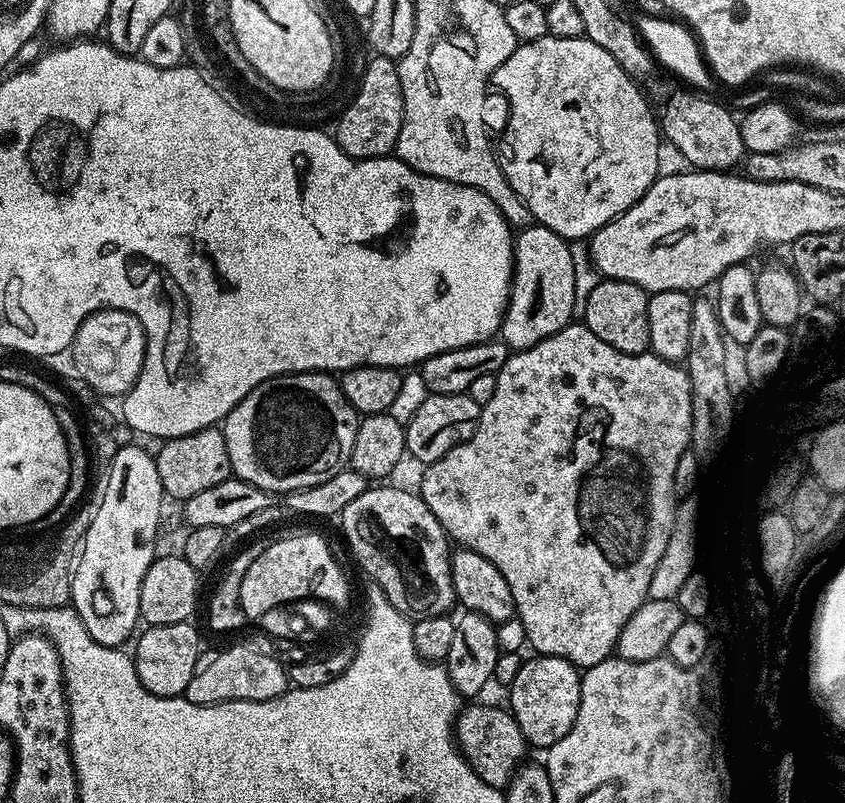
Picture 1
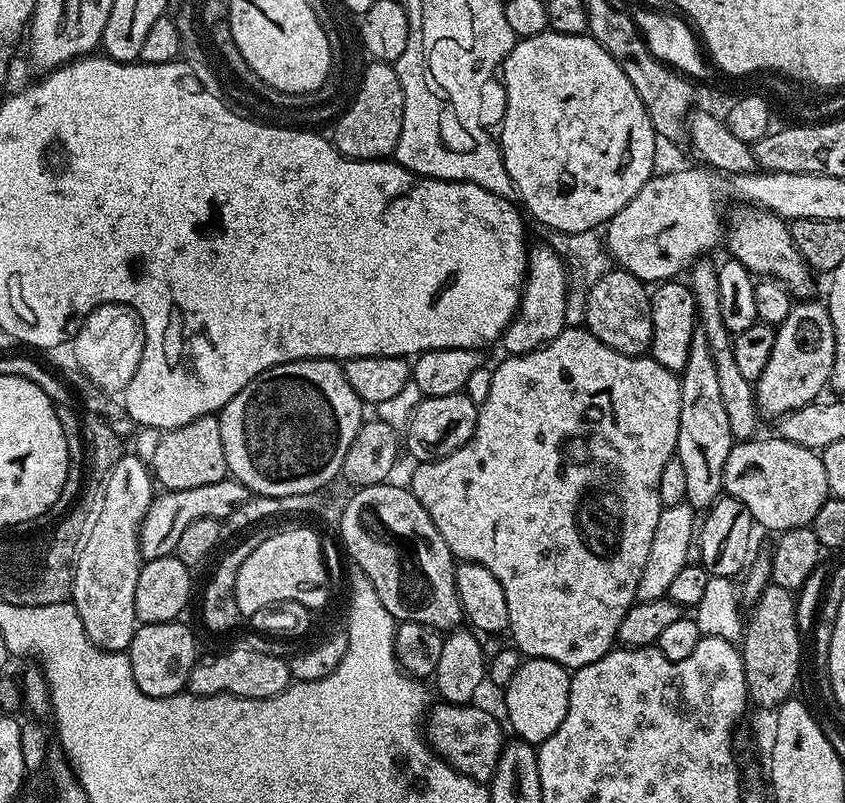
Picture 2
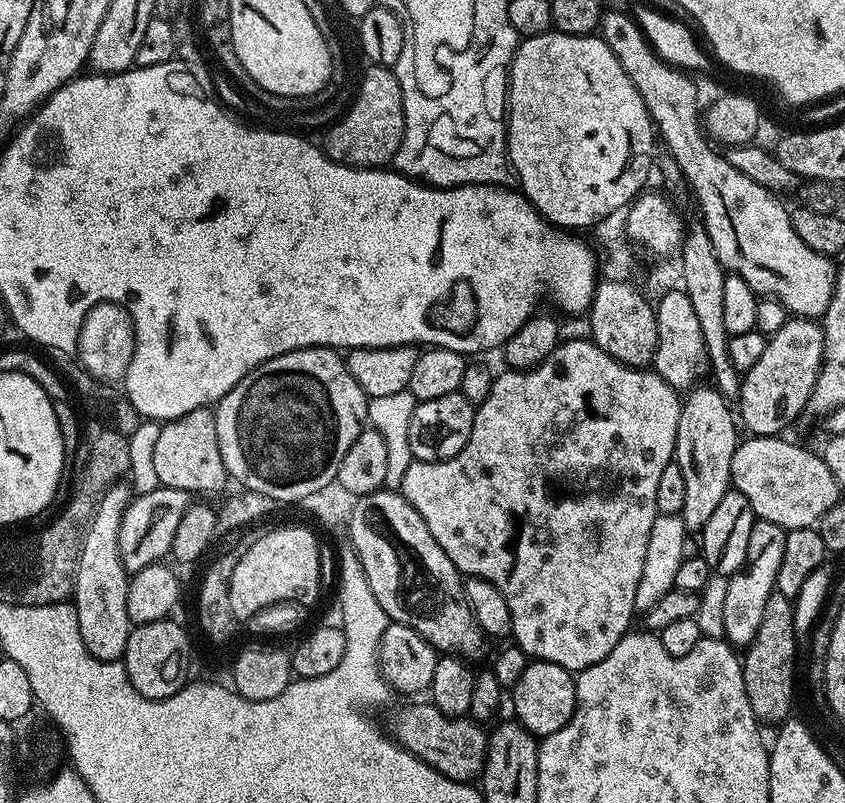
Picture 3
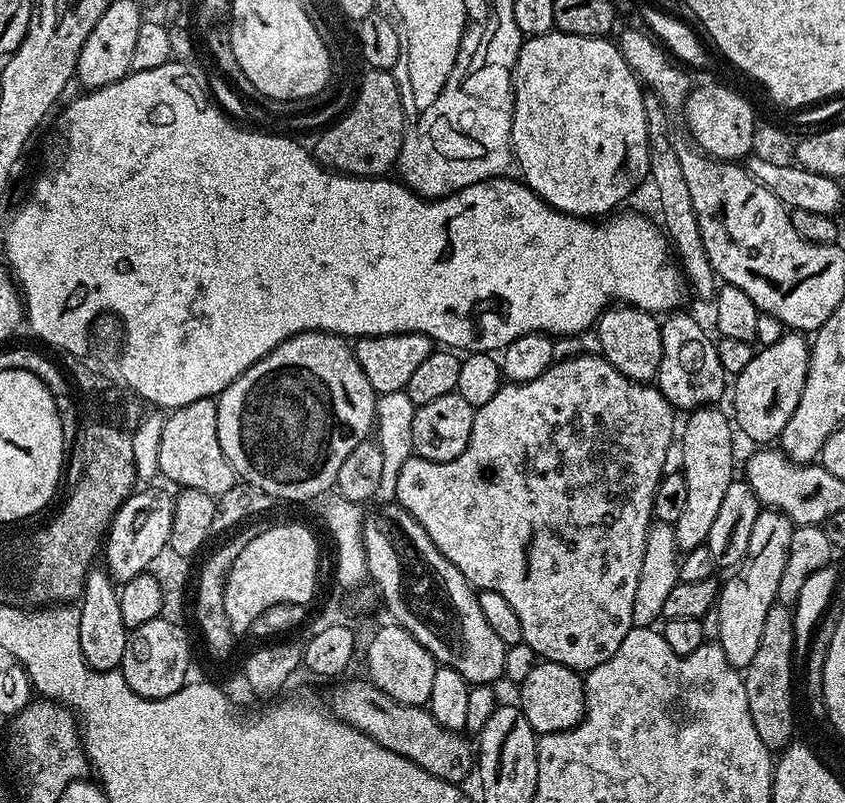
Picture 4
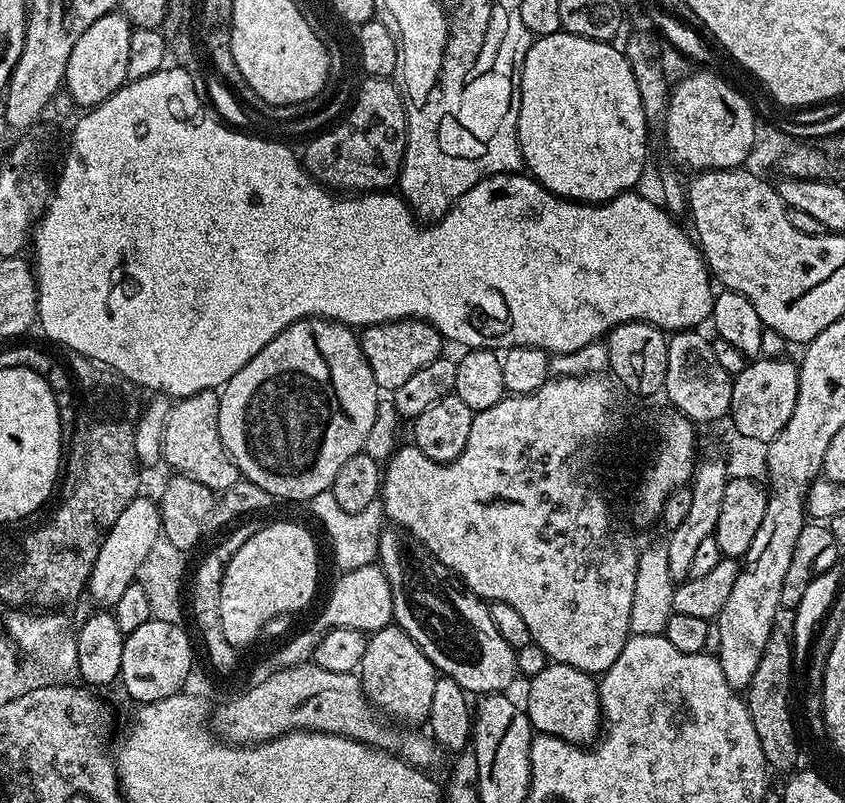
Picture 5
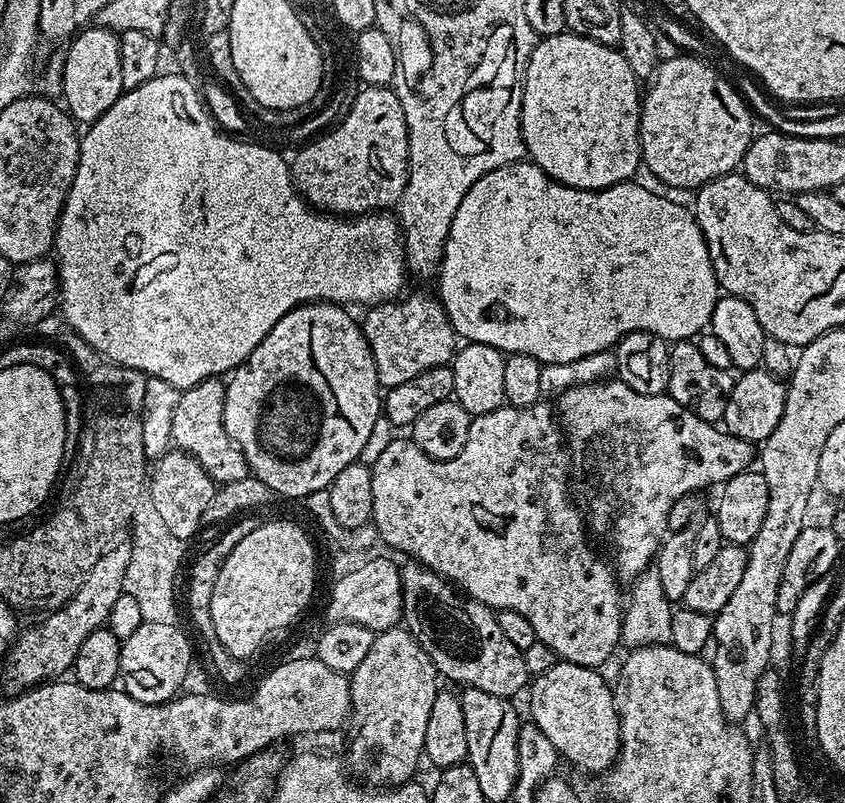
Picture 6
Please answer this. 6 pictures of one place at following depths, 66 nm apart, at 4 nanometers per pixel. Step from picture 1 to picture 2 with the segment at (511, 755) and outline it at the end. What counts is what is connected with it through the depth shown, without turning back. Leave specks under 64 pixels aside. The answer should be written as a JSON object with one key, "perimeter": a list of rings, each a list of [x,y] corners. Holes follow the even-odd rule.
{"perimeter":[[[433,703],[426,716],[426,739],[428,747],[437,752],[441,760],[445,760],[451,768],[458,770],[463,776],[469,776],[471,780],[477,780],[479,784],[487,785],[504,749],[506,728],[501,717],[499,720],[494,713],[476,707],[475,703]]]}

